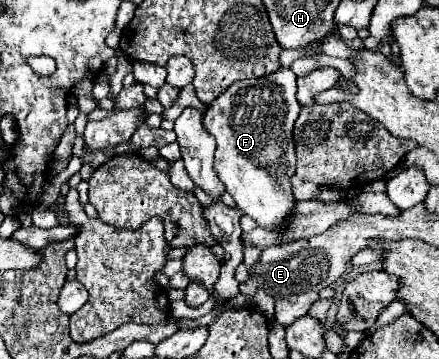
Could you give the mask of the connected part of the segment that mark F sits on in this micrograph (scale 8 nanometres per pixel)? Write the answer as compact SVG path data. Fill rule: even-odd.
M278 70L258 80L240 80L224 90L204 112L204 128L216 138L214 172L226 186L226 192L234 198L236 208L256 220L262 228L282 226L290 216L296 200L292 196L290 178L294 176L296 154L292 140L292 126L298 118L300 104L296 100L296 74L292 70Z

